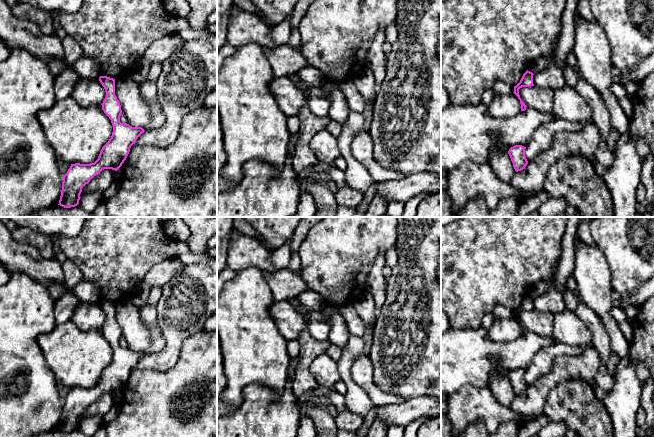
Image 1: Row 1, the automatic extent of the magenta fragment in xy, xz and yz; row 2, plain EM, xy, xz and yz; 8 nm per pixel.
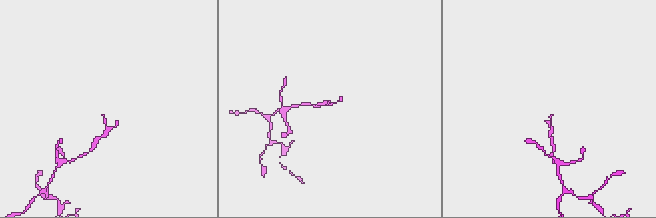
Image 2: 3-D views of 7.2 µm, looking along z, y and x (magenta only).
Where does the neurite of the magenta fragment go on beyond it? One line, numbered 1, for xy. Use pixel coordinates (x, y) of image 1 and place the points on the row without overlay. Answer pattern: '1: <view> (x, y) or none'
1: none

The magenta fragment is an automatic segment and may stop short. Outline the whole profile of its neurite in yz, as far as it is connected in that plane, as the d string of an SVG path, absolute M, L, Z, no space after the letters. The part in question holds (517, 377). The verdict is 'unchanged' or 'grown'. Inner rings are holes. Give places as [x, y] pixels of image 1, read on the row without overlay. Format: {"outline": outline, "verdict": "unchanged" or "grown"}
{"outline": "M515 369L511 371L508 375L516 396L523 394L528 388L525 380L525 373L526 371L522 369Z", "verdict": "unchanged"}

